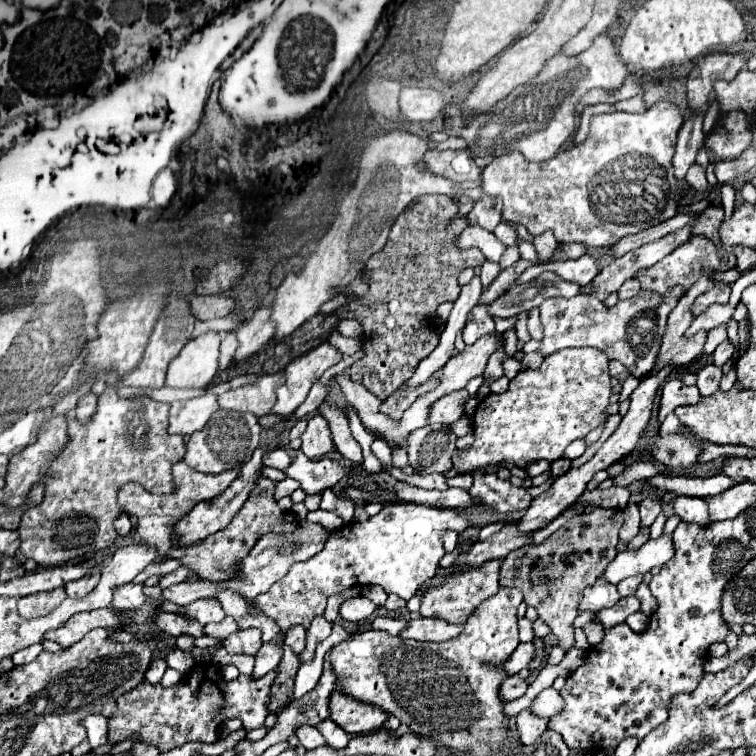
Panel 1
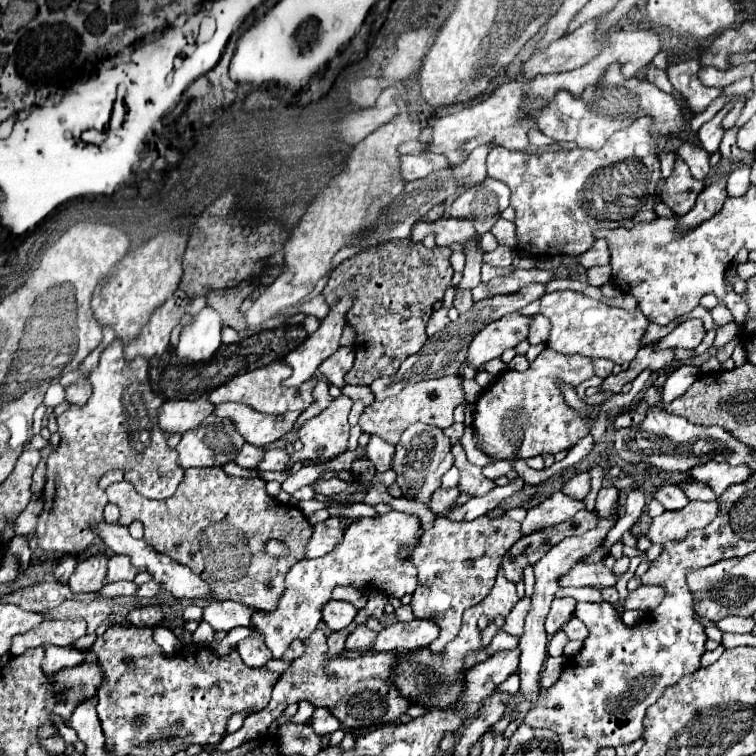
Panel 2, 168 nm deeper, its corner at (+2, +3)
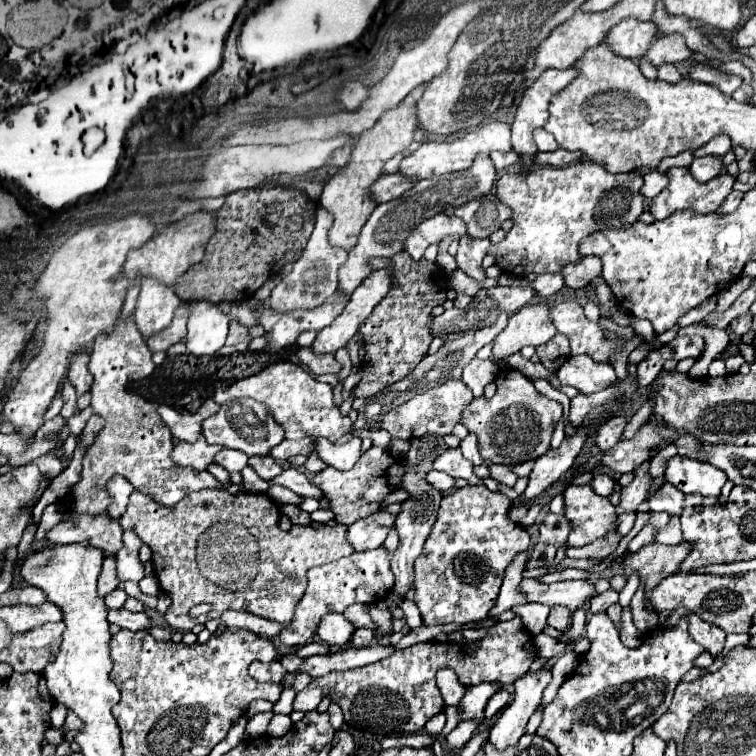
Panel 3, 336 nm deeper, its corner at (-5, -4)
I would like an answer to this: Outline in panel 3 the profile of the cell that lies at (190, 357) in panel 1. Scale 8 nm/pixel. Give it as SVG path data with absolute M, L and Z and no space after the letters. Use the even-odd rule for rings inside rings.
M197 300L187 320L187 352L193 356L215 354L227 338L229 318L207 300Z

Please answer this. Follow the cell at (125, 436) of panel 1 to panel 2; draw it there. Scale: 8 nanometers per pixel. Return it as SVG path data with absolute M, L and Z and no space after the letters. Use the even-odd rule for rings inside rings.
M112 341L100 357L98 367L88 375L92 383L92 397L82 407L68 407L62 415L58 415L58 433L62 437L58 449L46 461L46 485L42 493L42 513L38 515L36 523L36 541L38 547L44 551L76 555L90 547L98 537L94 533L96 523L104 521L104 505L106 493L98 487L98 481L110 469L124 471L124 477L134 483L138 493L148 499L166 499L174 495L178 483L184 477L184 469L178 463L178 451L168 445L168 433L164 433L156 425L158 409L164 403L152 387L148 379L148 363L146 361L132 361L130 365L124 361L122 353L124 345L120 341Z

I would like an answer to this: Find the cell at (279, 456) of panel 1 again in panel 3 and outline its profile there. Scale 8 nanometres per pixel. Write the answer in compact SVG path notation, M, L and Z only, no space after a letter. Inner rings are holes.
M223 448L215 454L215 464L221 464L225 470L229 472L241 472L247 466L247 456L243 456L243 452L235 452L229 448Z

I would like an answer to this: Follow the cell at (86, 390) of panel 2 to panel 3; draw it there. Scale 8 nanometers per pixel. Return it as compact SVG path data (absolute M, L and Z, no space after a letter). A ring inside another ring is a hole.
M79 352L77 356L73 356L71 366L69 366L67 378L73 382L73 386L77 390L77 396L85 394L91 388L91 384L93 384L93 376L87 370L87 362L89 362L89 354L87 352Z

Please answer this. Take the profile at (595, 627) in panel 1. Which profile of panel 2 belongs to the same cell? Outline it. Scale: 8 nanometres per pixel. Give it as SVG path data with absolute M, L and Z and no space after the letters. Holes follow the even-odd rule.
M572 617L572 619L562 627L562 631L564 631L570 639L578 639L578 641L584 641L584 639L588 637L586 625L584 625L580 619L576 619L576 617Z

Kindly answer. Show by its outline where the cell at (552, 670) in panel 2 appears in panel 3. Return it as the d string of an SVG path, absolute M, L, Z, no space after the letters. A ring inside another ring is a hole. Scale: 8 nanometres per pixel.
M541 668L537 672L527 672L515 680L515 696L513 702L503 710L499 720L491 728L489 740L499 748L507 748L509 744L517 744L525 734L525 726L539 706L543 690L551 682L549 668Z

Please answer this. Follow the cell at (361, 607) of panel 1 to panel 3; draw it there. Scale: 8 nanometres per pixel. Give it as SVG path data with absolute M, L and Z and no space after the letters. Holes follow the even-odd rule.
M327 614L319 622L315 634L321 638L321 642L329 646L343 646L349 642L353 632L355 632L355 626L347 622L343 614Z

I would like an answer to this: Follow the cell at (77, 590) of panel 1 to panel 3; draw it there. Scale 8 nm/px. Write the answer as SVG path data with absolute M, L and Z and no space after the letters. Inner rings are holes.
M107 556L105 562L103 562L103 570L101 570L101 576L99 576L99 584L97 584L99 596L109 594L117 586L119 586L119 580L117 580L117 572L115 572L115 558L113 556Z

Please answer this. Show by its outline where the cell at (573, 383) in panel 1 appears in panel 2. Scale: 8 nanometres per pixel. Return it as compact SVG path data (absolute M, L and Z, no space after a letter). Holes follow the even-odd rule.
M544 349L524 373L502 373L488 389L480 393L476 401L472 423L476 433L476 447L492 459L528 459L572 449L580 439L590 435L590 429L594 427L600 413L600 405L588 405L590 417L580 417L580 413L564 401L564 393L560 391L556 379L578 387L590 377L594 377L592 357L562 355L552 349Z

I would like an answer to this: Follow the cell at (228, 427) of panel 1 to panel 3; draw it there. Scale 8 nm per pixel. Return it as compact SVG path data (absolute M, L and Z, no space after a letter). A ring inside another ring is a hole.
M199 436L199 440L193 442L193 444L179 442L171 452L171 460L175 460L175 464L181 464L181 466L191 466L195 470L205 470L213 462L215 452L219 452L219 450L221 448L209 446L203 440L203 436Z

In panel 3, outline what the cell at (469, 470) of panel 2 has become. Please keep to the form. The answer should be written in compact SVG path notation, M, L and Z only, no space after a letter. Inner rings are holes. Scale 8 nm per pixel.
M447 448L447 450L433 462L433 468L435 468L435 470L441 470L441 472L447 472L449 476L463 478L463 480L467 480L469 484L479 484L479 482L481 482L481 480L473 474L473 464L463 458L463 454L461 454L459 448Z

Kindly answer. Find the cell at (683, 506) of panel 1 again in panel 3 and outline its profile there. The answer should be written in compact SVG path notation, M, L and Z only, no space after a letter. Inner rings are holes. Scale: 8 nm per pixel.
M665 482L647 498L647 502L653 512L667 512L671 516L679 516L679 512L683 512L683 498L683 492L679 492L673 484Z

